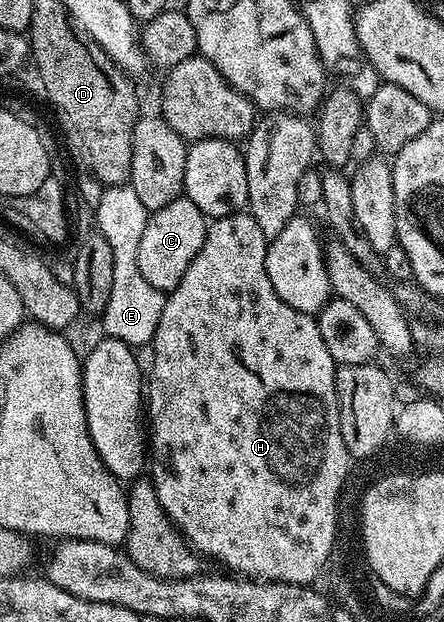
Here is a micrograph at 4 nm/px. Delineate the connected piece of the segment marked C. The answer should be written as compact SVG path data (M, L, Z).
M185 195L172 199L168 207L153 210L146 218L144 236L140 238L140 252L136 258L136 263L140 263L140 275L161 293L167 294L176 288L180 279L184 279L184 271L188 271L188 263L196 259L196 251L204 247L207 224L205 214Z

